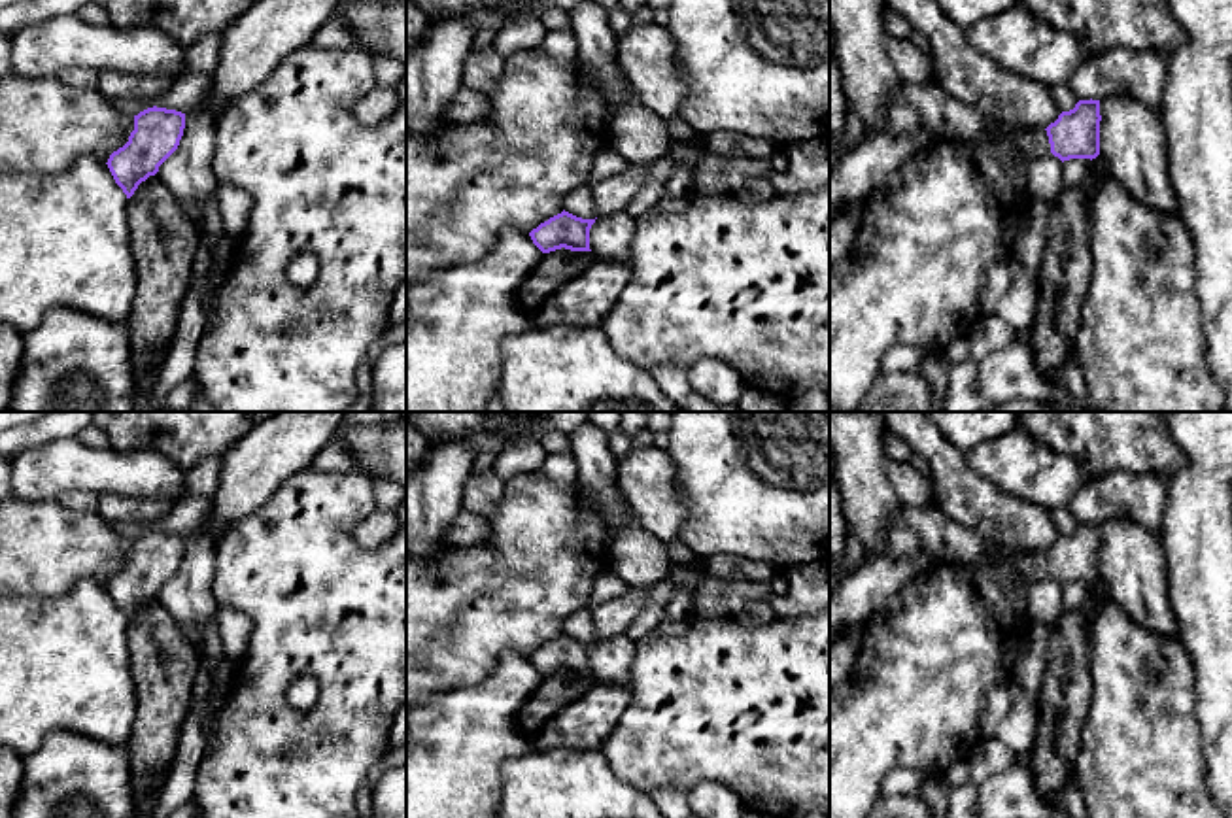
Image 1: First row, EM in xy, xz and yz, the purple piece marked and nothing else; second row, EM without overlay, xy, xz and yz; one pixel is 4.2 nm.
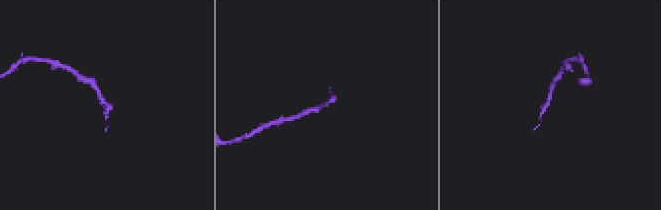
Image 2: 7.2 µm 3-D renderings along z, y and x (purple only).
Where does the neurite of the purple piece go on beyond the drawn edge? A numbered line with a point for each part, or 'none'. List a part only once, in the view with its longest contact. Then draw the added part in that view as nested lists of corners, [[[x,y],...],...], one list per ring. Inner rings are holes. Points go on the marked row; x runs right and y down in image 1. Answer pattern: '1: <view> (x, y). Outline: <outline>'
1: yz (868, 78). Outline: [[[830,0],[841,89],[864,127],[881,132],[890,100],[901,87],[922,127],[937,138],[966,144],[1011,140],[1026,161],[1051,153],[1045,128],[1000,130],[977,108],[952,98],[937,81],[903,83],[884,45],[884,9],[884,0]]]

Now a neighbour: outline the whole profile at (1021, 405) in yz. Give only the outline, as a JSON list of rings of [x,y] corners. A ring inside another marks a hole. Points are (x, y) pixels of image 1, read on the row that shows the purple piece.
[[[1017,399],[1009,402],[1000,402],[986,412],[1105,412],[1105,410],[1100,410],[1094,406],[1075,408],[1075,406],[1047,404],[1047,402],[1037,402],[1037,400],[1028,400],[1028,399]]]

